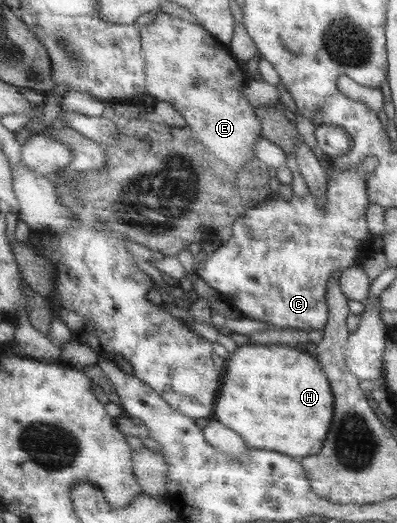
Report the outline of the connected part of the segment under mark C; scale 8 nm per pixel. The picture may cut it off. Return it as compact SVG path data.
M375 156L367 157L367 159L357 168L357 170L341 170L335 165L331 165L331 170L327 170L327 197L324 197L324 205L318 207L312 193L308 191L303 197L293 195L290 201L285 201L279 195L271 195L267 201L259 202L255 207L247 208L245 213L239 215L235 223L231 225L233 229L233 237L227 242L223 242L221 247L212 255L209 255L205 261L201 262L198 269L198 275L205 283L209 284L213 289L223 295L223 299L233 308L239 309L242 317L259 319L270 326L278 328L293 328L293 329L323 329L328 322L328 303L326 302L326 289L330 277L339 270L342 272L350 265L358 264L358 261L369 255L372 251L372 242L374 241L373 234L369 232L365 211L370 201L367 195L367 177L371 171L375 171L378 167L378 160Z

